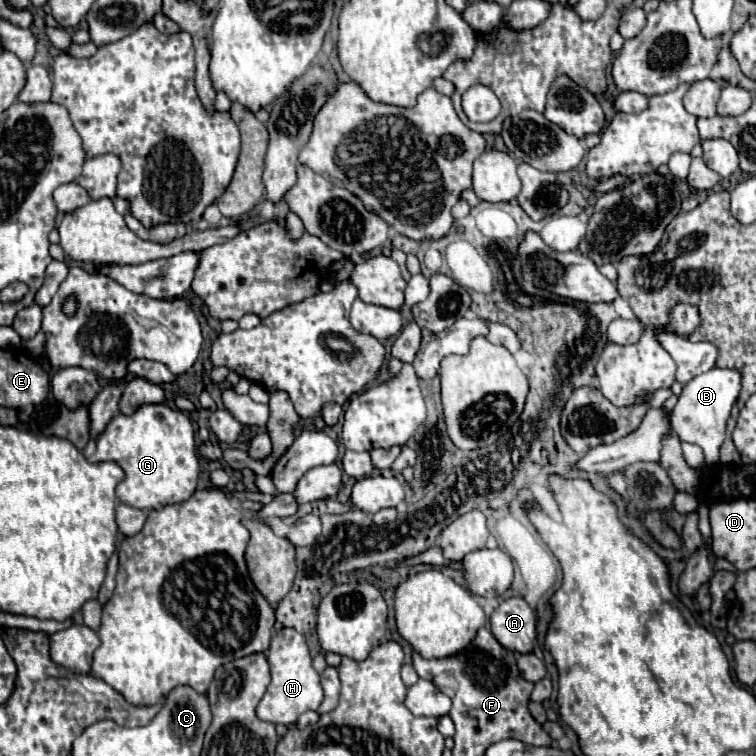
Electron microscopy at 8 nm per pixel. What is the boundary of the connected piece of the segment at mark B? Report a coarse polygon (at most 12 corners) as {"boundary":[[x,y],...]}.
{"boundary":[[741,372],[695,376],[673,408],[681,442],[719,464],[725,424],[741,392]]}

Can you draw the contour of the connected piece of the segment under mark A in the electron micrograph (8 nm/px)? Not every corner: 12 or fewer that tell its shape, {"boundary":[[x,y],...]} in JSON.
{"boundary":[[521,596],[489,616],[493,636],[513,652],[533,652],[537,616]]}

